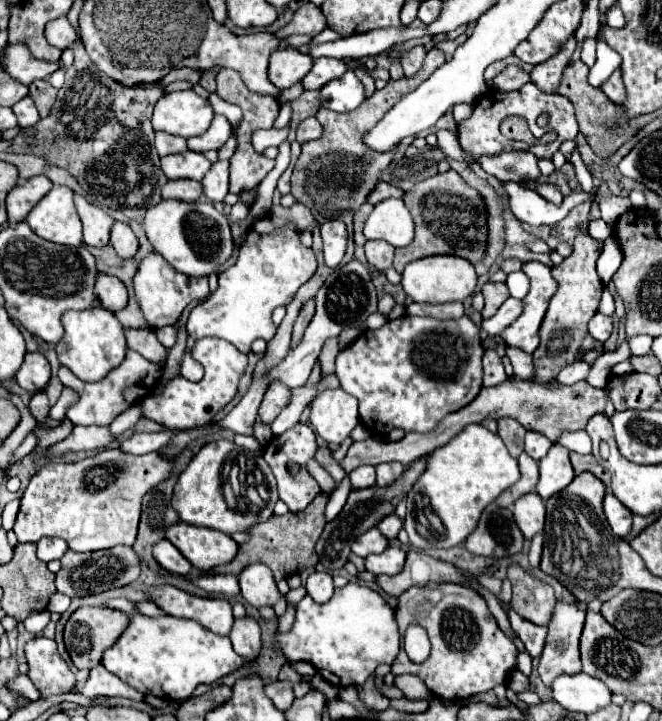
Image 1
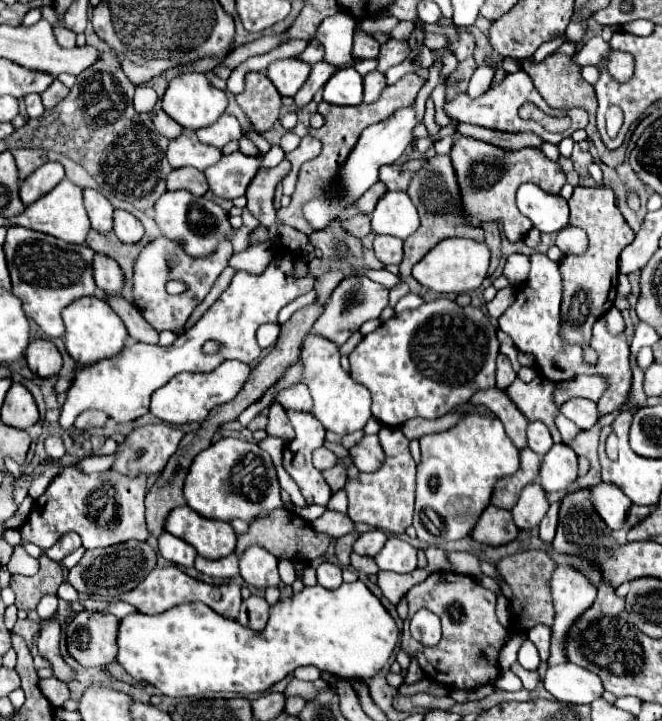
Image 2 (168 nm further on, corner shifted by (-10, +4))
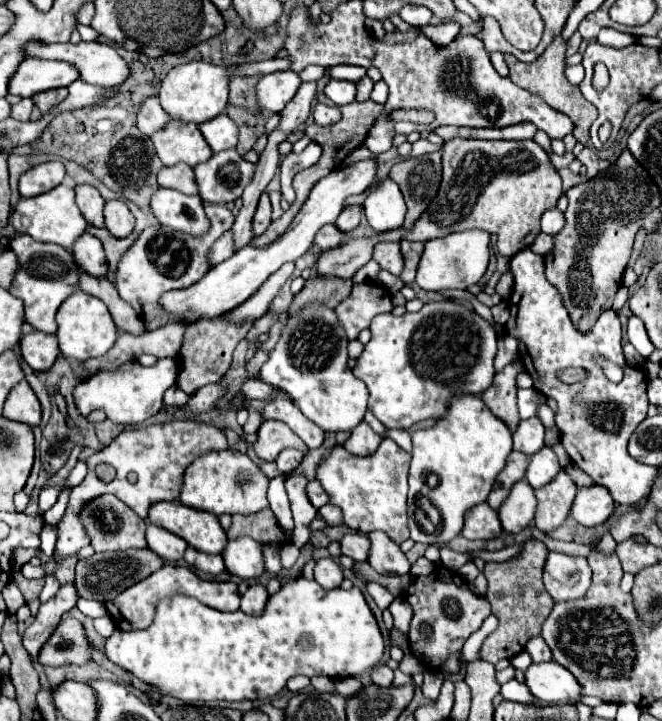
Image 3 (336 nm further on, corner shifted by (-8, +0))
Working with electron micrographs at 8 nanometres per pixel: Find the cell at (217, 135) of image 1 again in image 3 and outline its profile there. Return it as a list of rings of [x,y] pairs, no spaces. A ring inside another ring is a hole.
[[[225,113],[217,115],[213,121],[205,121],[205,125],[199,125],[199,131],[203,133],[207,145],[213,153],[235,149],[239,141],[239,129],[233,119],[229,119]]]

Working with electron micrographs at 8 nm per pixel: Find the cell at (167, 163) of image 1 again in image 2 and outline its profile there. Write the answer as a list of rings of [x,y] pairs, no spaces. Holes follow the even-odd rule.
[[[183,129],[183,133],[169,141],[167,159],[173,167],[195,167],[199,171],[215,165],[221,159],[221,151],[217,147],[205,145],[195,137],[195,131]]]

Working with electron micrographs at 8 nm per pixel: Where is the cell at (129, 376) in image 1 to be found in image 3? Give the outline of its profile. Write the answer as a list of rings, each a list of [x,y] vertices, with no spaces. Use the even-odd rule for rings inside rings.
[[[165,357],[159,359],[155,365],[145,367],[139,361],[129,361],[121,365],[117,371],[101,371],[91,375],[87,381],[81,381],[75,391],[73,399],[77,405],[77,411],[87,417],[95,409],[103,409],[107,419],[119,425],[139,425],[147,421],[151,415],[161,409],[163,393],[171,385],[175,385],[179,375],[179,357]]]

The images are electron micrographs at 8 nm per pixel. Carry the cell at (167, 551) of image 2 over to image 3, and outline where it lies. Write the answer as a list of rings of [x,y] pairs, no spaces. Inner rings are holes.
[[[147,523],[147,547],[151,551],[155,551],[161,559],[181,561],[185,549],[187,549],[187,543],[181,537],[177,537],[157,525]]]

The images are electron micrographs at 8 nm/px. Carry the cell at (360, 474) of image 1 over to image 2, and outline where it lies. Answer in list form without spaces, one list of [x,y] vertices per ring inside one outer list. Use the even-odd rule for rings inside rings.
[[[365,435],[355,447],[351,447],[349,453],[351,453],[353,465],[359,471],[367,471],[367,473],[373,473],[375,469],[379,469],[385,459],[385,453],[379,445],[377,435]]]

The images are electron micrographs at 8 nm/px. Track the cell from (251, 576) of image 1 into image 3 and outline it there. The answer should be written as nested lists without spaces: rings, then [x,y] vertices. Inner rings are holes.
[[[249,537],[231,539],[221,555],[225,559],[227,571],[239,579],[253,581],[265,573],[263,549],[257,545],[257,541],[249,541]]]

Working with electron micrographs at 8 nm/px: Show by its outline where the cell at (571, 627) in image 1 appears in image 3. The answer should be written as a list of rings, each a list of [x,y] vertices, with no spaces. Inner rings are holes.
[[[549,553],[543,573],[545,589],[555,603],[575,601],[585,597],[591,587],[591,569],[585,557],[569,557],[563,553]]]

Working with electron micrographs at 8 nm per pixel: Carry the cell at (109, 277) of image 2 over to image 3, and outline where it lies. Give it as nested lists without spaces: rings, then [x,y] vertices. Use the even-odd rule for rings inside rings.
[[[85,233],[81,235],[75,245],[73,245],[73,255],[75,255],[75,261],[79,263],[79,267],[89,273],[91,277],[107,277],[109,273],[109,265],[105,261],[105,253],[103,253],[103,247],[101,247],[101,241],[97,241],[97,237]]]

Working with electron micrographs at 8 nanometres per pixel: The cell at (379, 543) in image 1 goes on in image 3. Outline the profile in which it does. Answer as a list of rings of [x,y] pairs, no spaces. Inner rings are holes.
[[[349,533],[341,539],[341,551],[343,555],[351,557],[353,561],[365,561],[369,557],[371,541],[363,533]]]

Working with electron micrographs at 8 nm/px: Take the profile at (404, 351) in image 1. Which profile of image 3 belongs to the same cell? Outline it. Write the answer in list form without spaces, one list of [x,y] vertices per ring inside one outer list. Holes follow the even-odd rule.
[[[455,301],[427,303],[421,311],[405,313],[401,317],[395,317],[391,313],[377,315],[369,329],[371,341],[359,355],[353,367],[353,375],[367,385],[369,409],[387,429],[409,429],[417,421],[445,417],[453,395],[479,395],[493,383],[497,335],[485,319]]]

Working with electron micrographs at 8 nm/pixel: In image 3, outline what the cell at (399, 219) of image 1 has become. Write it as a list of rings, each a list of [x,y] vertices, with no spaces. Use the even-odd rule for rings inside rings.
[[[387,177],[363,201],[363,211],[369,225],[377,233],[385,233],[385,231],[395,231],[403,227],[407,207],[397,183]]]

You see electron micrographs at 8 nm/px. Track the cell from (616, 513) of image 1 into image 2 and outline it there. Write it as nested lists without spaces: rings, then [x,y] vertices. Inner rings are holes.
[[[601,481],[599,485],[591,487],[589,501],[591,501],[593,509],[599,513],[599,517],[603,517],[603,521],[609,529],[623,527],[631,501],[627,499],[625,493],[621,493],[619,487]]]

